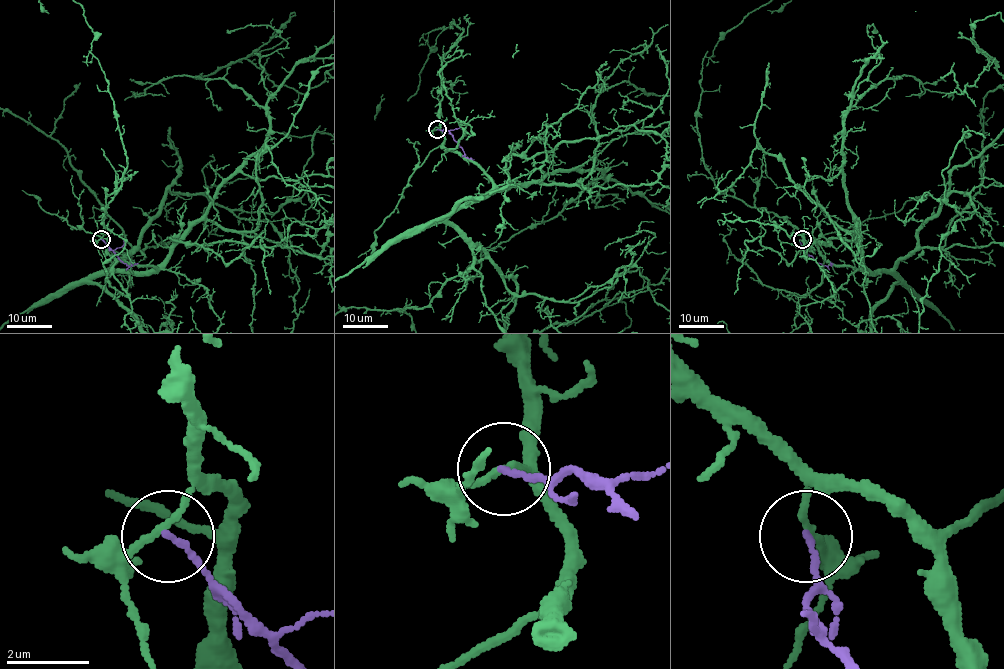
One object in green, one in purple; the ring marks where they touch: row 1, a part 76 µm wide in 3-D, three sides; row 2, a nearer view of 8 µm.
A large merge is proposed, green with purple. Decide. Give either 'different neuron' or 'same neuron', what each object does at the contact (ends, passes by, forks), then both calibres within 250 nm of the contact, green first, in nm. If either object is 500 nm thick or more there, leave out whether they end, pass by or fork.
different neuron; green passes by; purple ends; calibres 160 and 140 nm

